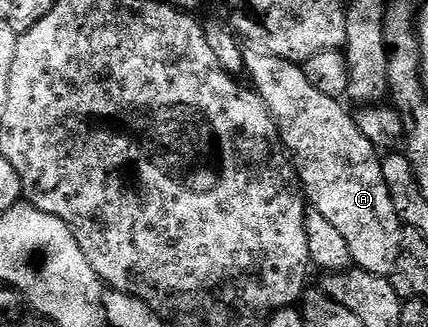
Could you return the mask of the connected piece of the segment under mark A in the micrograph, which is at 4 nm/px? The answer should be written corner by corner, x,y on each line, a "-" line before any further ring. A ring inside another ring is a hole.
258,47
248,48
244,52
244,63
254,92
259,94
260,102
271,112
271,118
275,121
278,140
283,140
295,164
295,173
300,181
298,184
310,208
318,209
325,219
329,219
329,223
333,223
333,227
337,227
337,231
341,231
351,252
351,260
358,268
378,277
390,278
401,247
401,222
395,214
395,201
391,198
391,189
387,186
387,177
379,162
380,150
363,134
361,127
357,127
352,110
347,110
340,98
324,95
313,87
313,83
309,83
302,64
286,61
273,53
264,53

